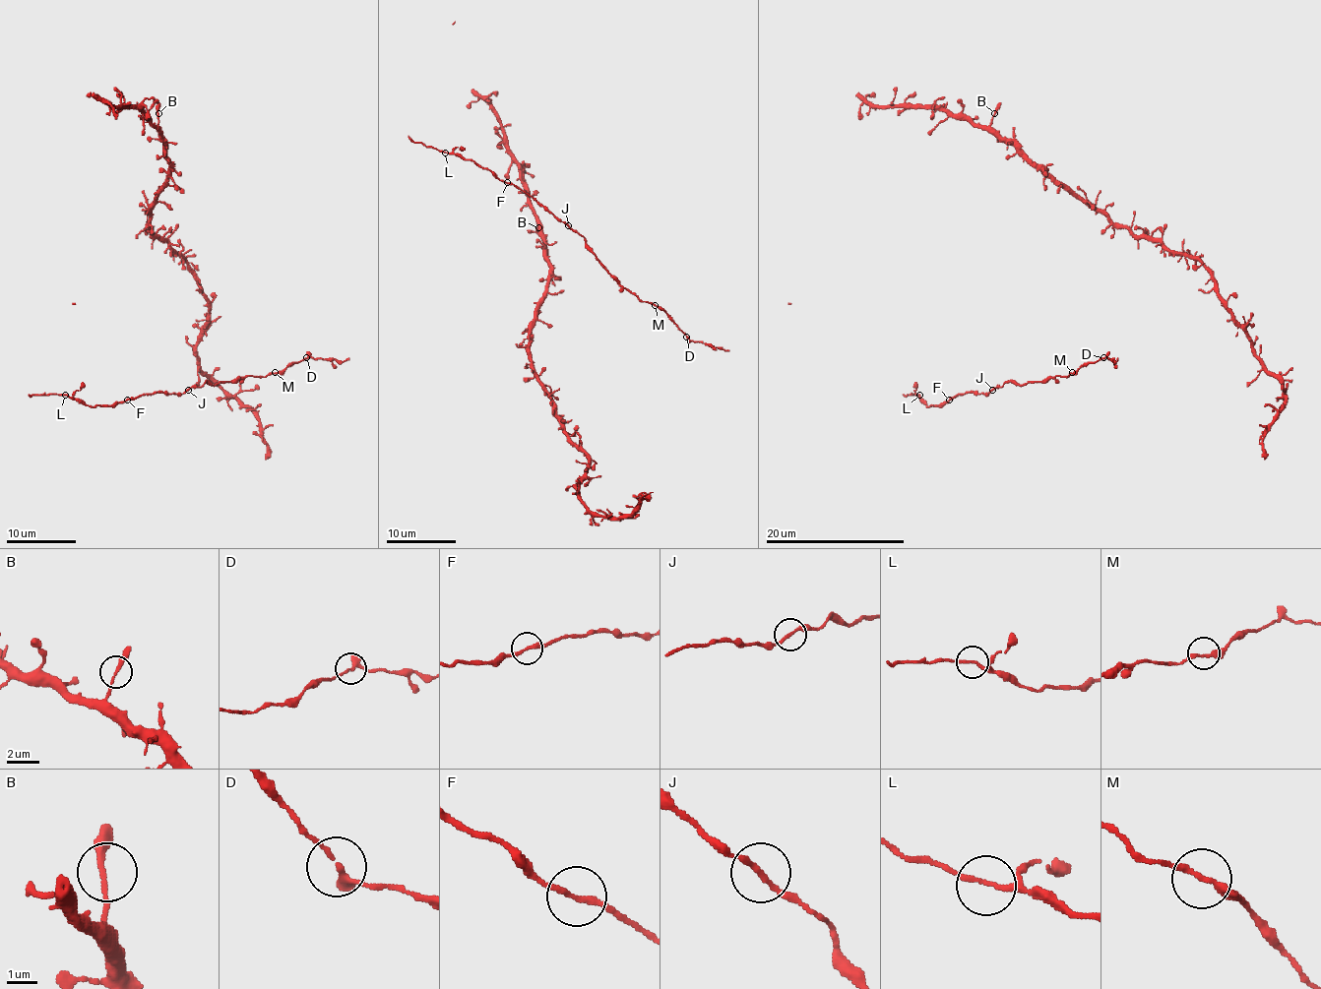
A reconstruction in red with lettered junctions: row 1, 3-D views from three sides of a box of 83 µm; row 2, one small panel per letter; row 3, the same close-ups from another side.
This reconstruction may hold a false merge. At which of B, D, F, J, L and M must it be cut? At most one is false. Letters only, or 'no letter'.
no letter

